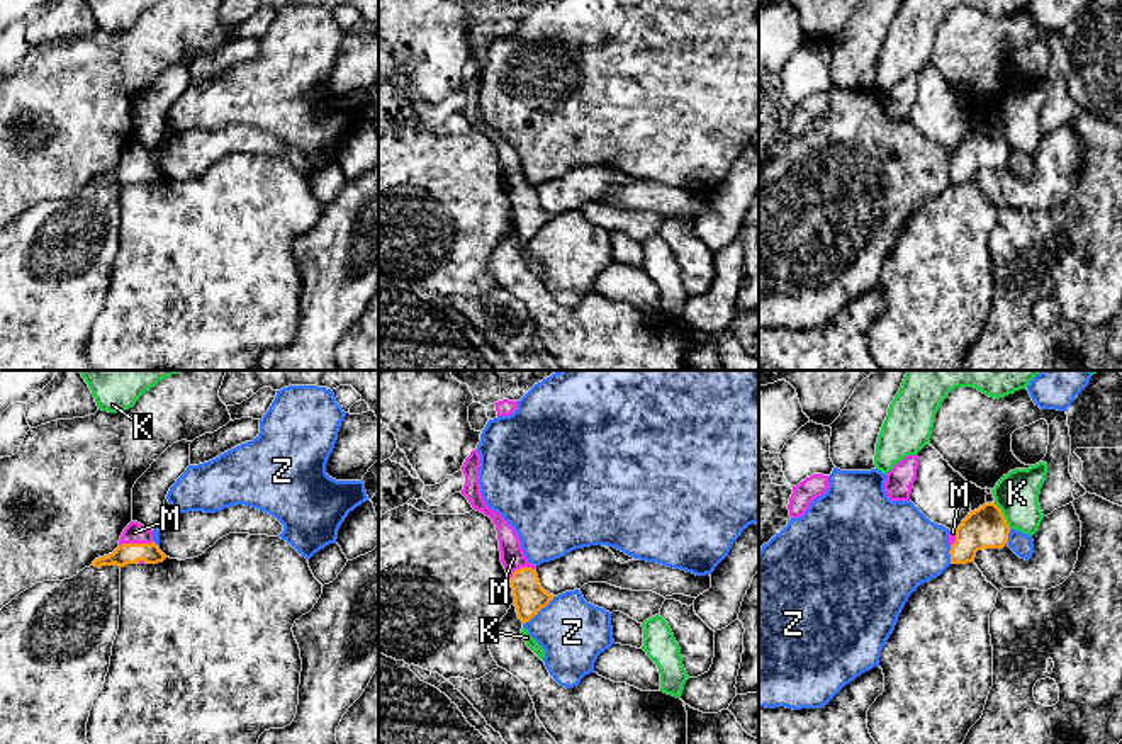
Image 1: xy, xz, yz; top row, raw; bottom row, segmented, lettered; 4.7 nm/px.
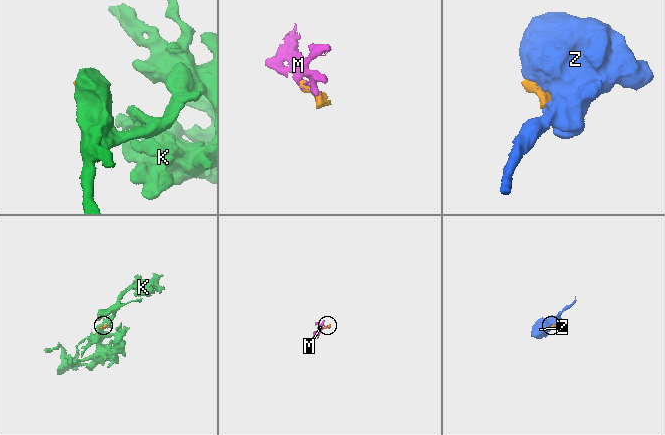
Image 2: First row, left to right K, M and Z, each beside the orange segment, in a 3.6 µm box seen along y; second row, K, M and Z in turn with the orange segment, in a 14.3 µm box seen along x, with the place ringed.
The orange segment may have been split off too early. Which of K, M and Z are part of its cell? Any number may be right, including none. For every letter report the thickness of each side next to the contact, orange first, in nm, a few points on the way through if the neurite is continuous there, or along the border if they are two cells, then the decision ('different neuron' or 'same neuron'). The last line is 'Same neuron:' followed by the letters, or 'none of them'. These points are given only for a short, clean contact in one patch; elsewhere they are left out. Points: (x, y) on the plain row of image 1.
K: 190 nm thick on the orange side, 200 nm on the other; border along yz (993, 123), (1010, 146); different neuron
M: 100 nm thick on the orange side, 100 nm on the other; same neuron
Z: 150 nm thick on the orange side, 320 nm on the other; different neuron
Same neuron: M

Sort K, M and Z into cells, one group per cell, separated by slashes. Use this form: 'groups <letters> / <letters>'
groups K / M / Z

